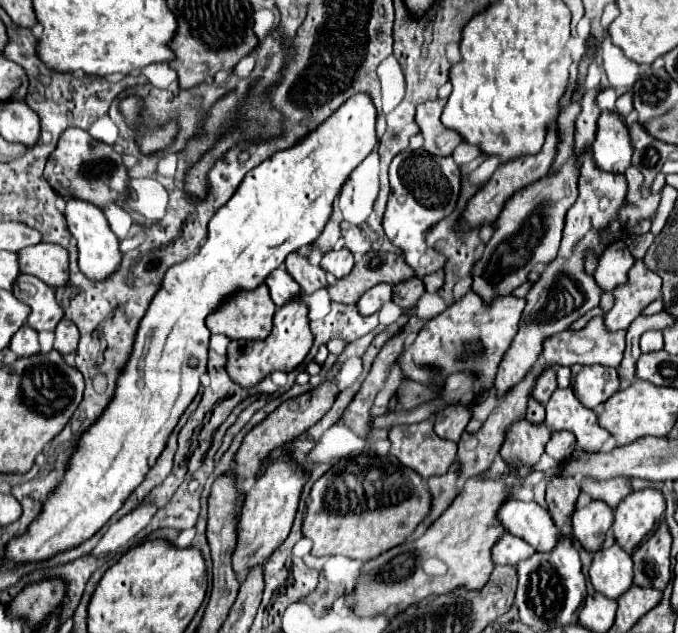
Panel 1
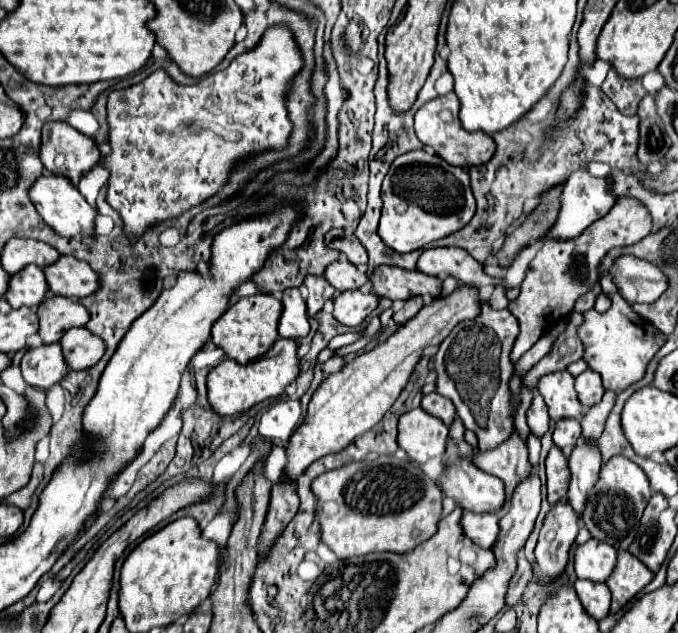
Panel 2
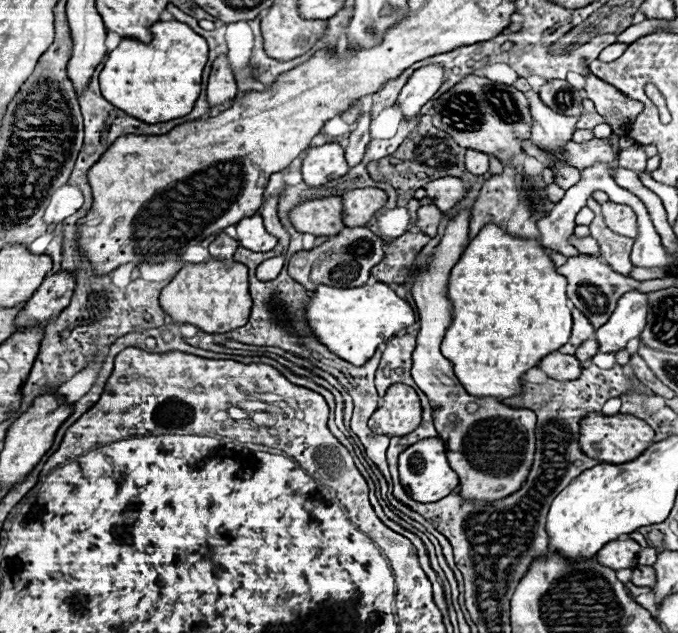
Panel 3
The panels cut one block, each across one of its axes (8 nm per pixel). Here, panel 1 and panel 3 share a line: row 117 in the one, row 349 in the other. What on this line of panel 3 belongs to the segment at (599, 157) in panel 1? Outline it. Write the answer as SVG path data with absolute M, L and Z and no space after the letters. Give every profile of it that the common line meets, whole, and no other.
M630 290L622 294L608 322L596 330L600 352L618 352L628 340L640 336L648 314L648 294Z

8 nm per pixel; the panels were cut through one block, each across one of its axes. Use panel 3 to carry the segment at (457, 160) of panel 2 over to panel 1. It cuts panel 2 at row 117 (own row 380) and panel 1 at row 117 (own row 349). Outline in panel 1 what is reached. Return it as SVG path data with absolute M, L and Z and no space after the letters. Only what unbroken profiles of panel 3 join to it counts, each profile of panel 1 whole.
M432 100L424 102L416 110L416 124L420 126L420 132L424 134L424 148L430 154L436 156L450 156L454 148L462 142L462 136L450 128L446 128L440 122L440 114L444 110L446 102L444 100Z

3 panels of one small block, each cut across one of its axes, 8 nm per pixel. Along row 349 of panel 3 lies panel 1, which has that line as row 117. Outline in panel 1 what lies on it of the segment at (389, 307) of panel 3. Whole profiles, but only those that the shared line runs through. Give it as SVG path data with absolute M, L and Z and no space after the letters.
M364 92L354 94L316 130L308 132L294 146L276 152L246 174L234 196L210 220L204 246L194 256L172 266L166 272L162 288L154 296L146 316L140 322L130 362L126 364L122 378L118 378L118 390L106 408L106 414L102 414L102 418L98 418L94 426L82 434L80 446L72 454L64 482L58 486L58 490L54 490L54 494L48 496L44 510L30 524L30 530L8 544L6 556L12 564L44 560L56 552L82 544L94 532L98 532L124 504L132 490L140 486L142 478L164 450L166 438L170 436L178 418L200 388L200 376L206 372L210 340L210 330L204 328L206 316L216 310L228 294L260 286L266 280L266 274L270 274L270 270L276 270L290 252L300 250L322 234L326 222L330 220L334 198L340 194L350 174L378 146L374 124L376 106L372 98Z

